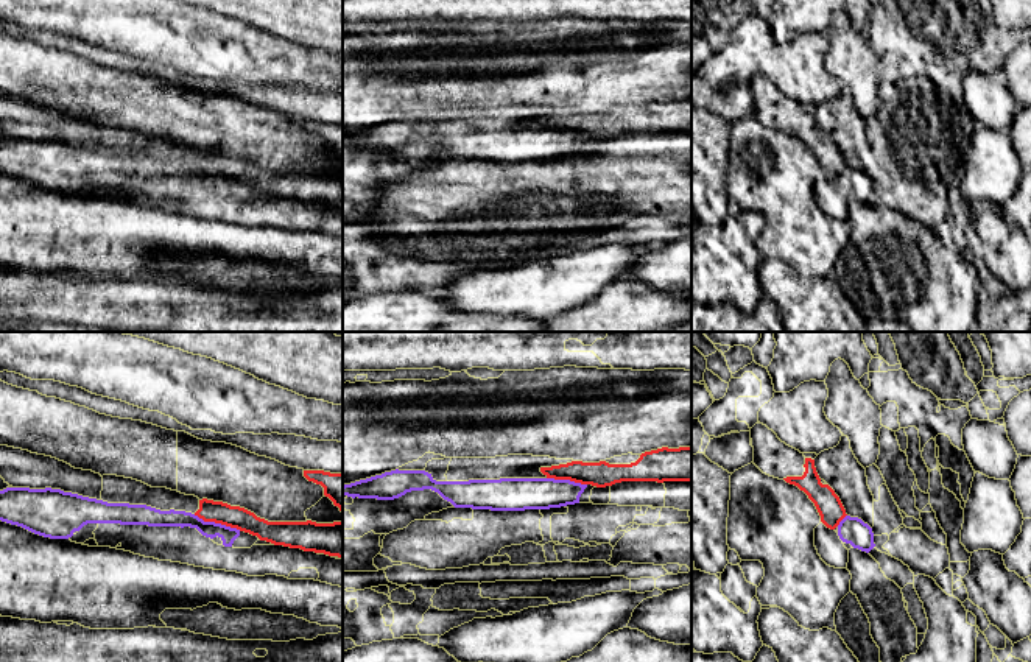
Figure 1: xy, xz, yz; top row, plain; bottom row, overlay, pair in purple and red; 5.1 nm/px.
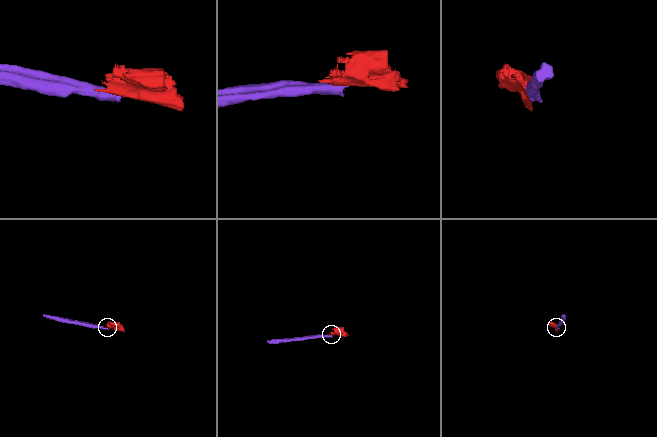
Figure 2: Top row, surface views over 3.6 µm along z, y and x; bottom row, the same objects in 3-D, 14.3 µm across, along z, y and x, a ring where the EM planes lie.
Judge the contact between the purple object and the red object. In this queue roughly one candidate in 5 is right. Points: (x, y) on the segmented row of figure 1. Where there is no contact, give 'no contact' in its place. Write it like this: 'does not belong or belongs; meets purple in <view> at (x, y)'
does not belong; meets purple in xy at (217, 524)

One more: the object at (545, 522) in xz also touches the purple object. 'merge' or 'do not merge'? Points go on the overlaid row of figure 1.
do not merge

